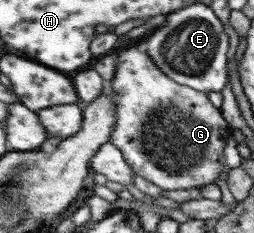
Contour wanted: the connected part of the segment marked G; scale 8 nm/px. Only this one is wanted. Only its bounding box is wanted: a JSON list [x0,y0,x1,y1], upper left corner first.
[108,42,230,190]

